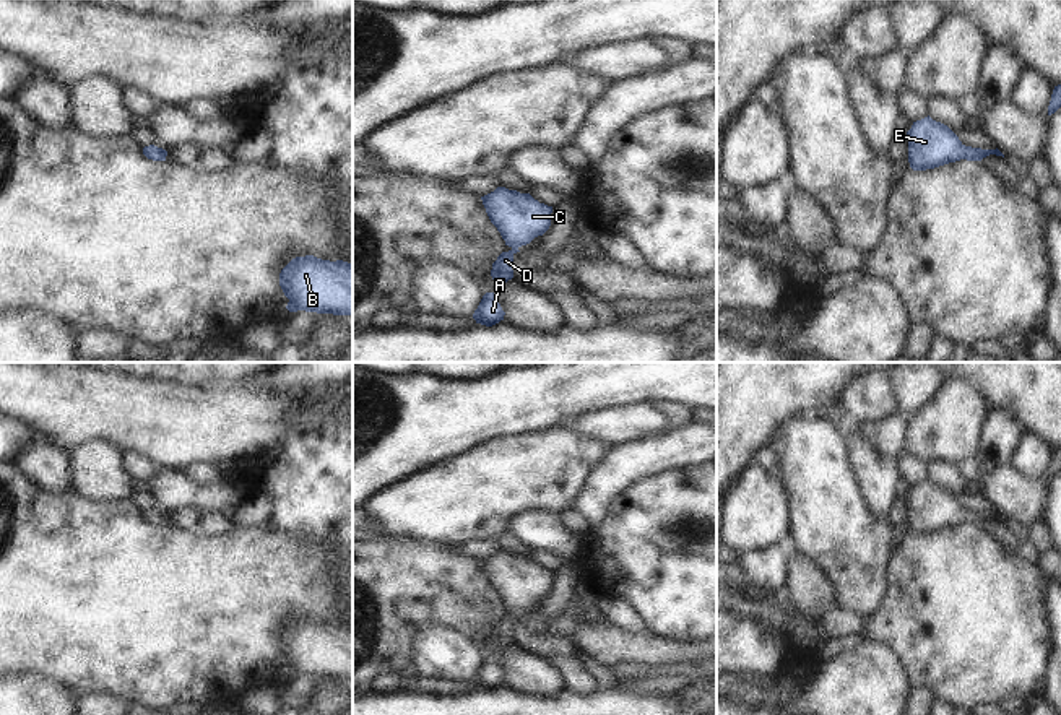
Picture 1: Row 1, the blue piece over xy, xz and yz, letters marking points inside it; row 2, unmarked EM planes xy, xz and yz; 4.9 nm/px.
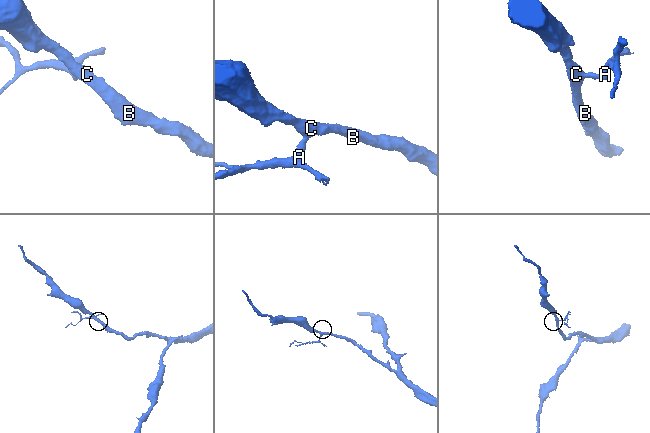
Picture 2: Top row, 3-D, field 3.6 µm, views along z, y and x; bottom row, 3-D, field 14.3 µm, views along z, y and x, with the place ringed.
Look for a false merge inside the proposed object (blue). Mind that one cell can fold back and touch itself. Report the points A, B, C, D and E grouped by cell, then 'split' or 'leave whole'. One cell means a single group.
A B C D E | leave whole

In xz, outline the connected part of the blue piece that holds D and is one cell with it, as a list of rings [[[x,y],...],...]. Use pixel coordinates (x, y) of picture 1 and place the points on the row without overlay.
[[[505,551],[481,561],[491,587],[497,592],[509,616],[502,616],[492,627],[491,640],[497,647],[513,642],[513,619],[522,609],[543,600],[551,590],[552,570],[539,567],[530,557],[520,557]]]

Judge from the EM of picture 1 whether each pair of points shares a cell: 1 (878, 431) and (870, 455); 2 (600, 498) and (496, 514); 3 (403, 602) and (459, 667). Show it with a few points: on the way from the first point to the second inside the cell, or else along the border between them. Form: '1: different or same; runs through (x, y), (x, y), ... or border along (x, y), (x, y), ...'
1: different; border along (853, 424), (881, 454), (897, 460)
2: different; border along (592, 470), (569, 507)
3: different; border along (462, 632), (426, 623), (415, 636), (411, 660)

